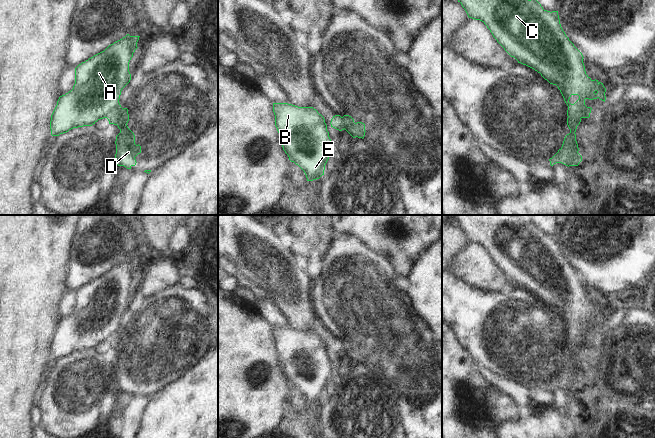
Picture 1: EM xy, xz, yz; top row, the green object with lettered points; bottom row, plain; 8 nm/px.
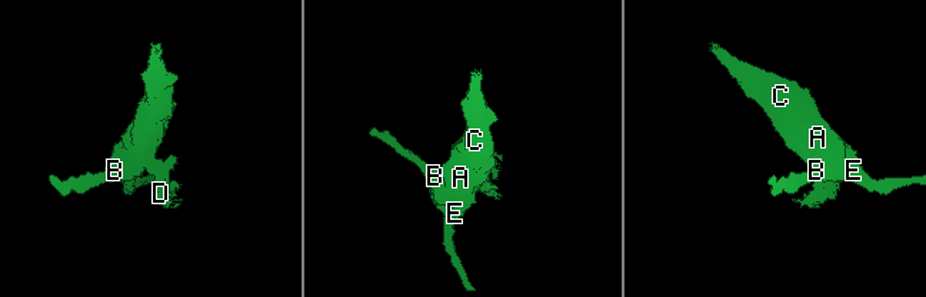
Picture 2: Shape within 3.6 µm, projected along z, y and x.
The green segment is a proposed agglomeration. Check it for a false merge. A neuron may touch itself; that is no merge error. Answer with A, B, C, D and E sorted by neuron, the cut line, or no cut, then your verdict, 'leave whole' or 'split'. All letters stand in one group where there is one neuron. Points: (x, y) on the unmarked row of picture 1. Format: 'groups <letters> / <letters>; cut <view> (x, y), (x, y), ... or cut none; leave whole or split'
groups A B C E / D; cut xy (123, 333), (116, 348); split

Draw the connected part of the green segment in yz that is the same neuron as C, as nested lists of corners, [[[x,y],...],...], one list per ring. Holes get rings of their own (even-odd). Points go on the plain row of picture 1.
[[[452,215],[461,227],[469,242],[482,245],[492,257],[497,266],[504,274],[514,281],[518,287],[526,289],[547,304],[550,308],[556,309],[560,314],[565,327],[568,330],[567,340],[576,342],[577,347],[582,342],[589,342],[592,332],[585,329],[585,324],[599,322],[606,324],[606,312],[598,304],[592,304],[585,295],[582,277],[574,270],[563,255],[558,235],[544,234],[536,223],[528,224],[519,215]],[[572,319],[578,319],[579,323],[571,328],[569,323]]]

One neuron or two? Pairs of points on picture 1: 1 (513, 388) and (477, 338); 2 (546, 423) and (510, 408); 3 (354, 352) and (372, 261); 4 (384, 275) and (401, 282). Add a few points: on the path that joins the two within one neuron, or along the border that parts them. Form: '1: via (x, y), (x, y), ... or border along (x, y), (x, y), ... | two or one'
1: via (503, 376), (487, 358), (483, 350) | one
2: border along (524, 414), (516, 420), (508, 420), (502, 424) | two
3: via (365, 329), (365, 284) | one
4: border along (397, 275), (395, 285), (403, 290), (409, 298) | two

